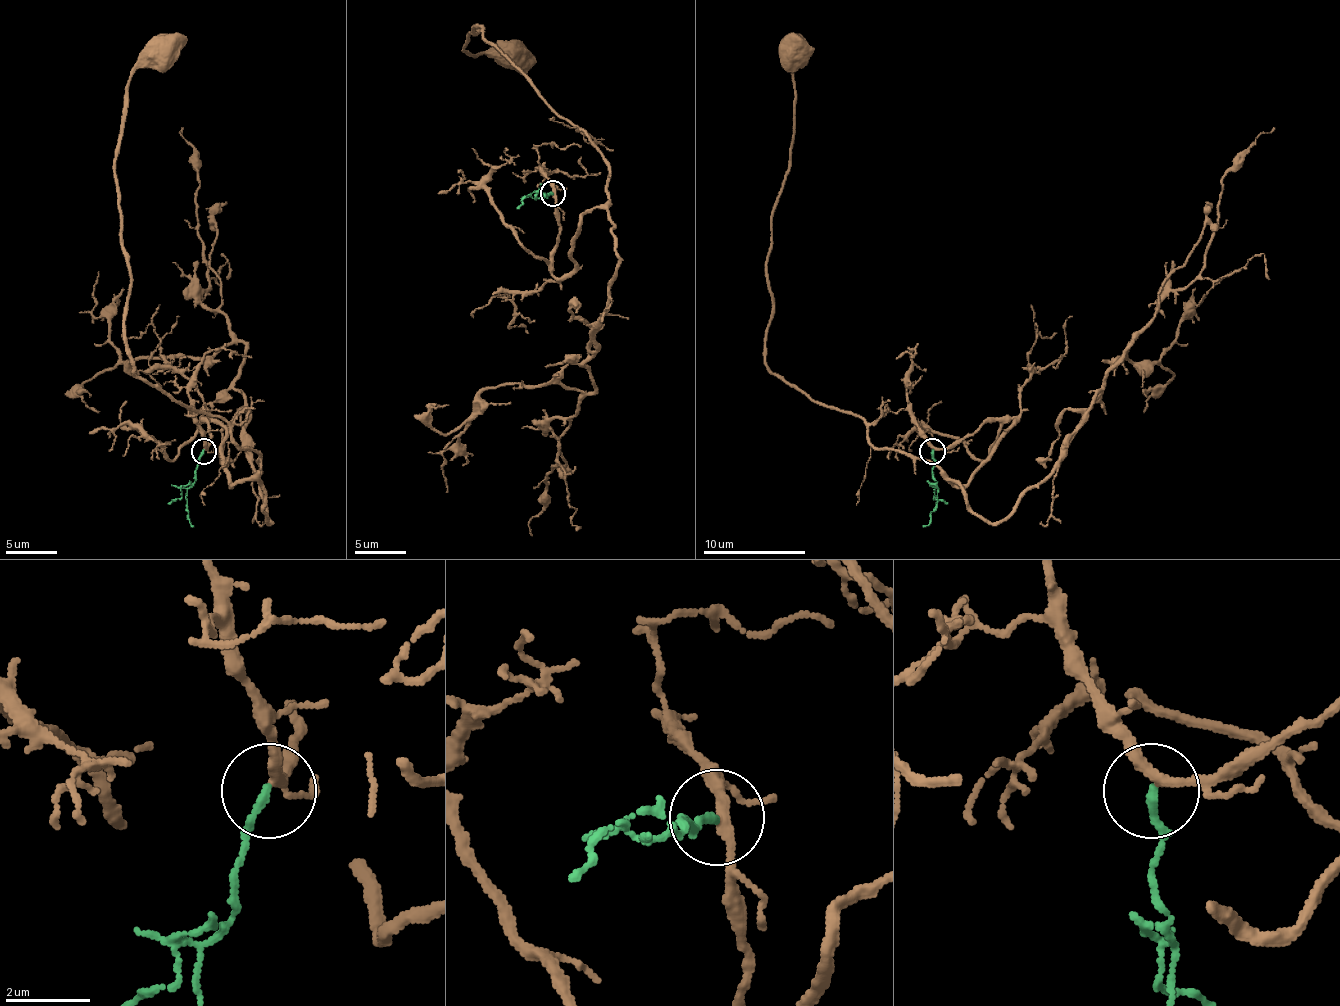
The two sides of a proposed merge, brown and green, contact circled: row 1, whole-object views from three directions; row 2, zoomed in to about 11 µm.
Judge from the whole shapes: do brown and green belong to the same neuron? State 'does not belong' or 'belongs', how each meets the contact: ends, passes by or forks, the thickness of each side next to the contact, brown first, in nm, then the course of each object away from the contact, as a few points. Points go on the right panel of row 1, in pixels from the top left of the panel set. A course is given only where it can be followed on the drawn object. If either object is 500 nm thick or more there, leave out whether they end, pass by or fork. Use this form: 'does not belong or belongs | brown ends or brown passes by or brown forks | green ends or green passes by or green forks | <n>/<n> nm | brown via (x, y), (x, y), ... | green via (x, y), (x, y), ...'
belongs | brown passes by | green ends | 240/190 nm | brown via (934, 449), (1016, 421), (954, 485), (877, 449), (859, 418), (764, 359), (793, 51) | green via (931, 451), (936, 508), (924, 526)

